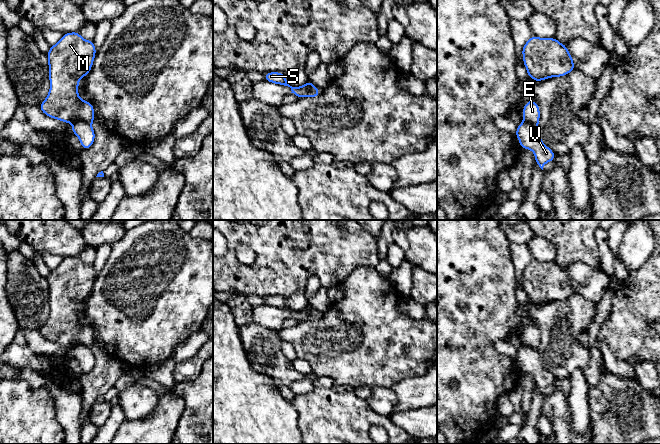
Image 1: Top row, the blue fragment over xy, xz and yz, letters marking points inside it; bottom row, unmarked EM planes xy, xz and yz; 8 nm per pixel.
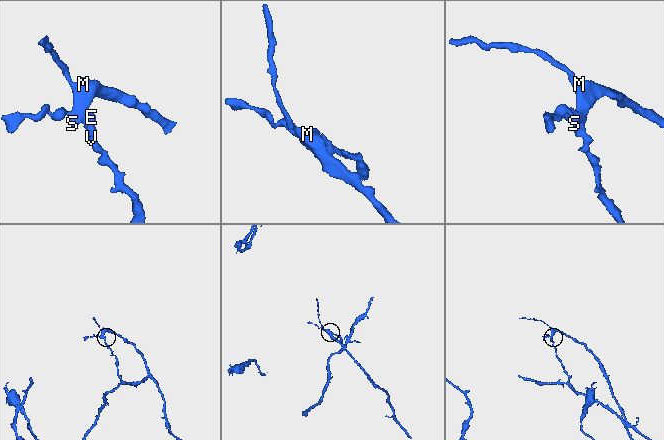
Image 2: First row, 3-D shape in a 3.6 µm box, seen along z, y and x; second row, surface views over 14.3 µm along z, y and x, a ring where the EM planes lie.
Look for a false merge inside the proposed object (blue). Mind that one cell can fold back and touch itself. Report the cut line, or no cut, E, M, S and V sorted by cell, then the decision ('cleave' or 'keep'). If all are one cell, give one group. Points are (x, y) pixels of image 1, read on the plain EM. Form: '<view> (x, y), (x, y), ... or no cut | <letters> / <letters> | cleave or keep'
xz (312, 308), (305, 319), (298, 317) | E M S / V | cleave

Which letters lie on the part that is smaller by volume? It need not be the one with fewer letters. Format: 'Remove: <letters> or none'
Remove: E, M, S

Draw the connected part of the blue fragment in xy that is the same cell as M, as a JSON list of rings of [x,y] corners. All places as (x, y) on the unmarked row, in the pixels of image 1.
[[[78,256],[63,258],[47,277],[50,314],[39,329],[41,335],[66,347],[78,344],[92,348],[94,330],[78,319],[79,305],[92,292],[96,272],[92,264],[85,264]]]

